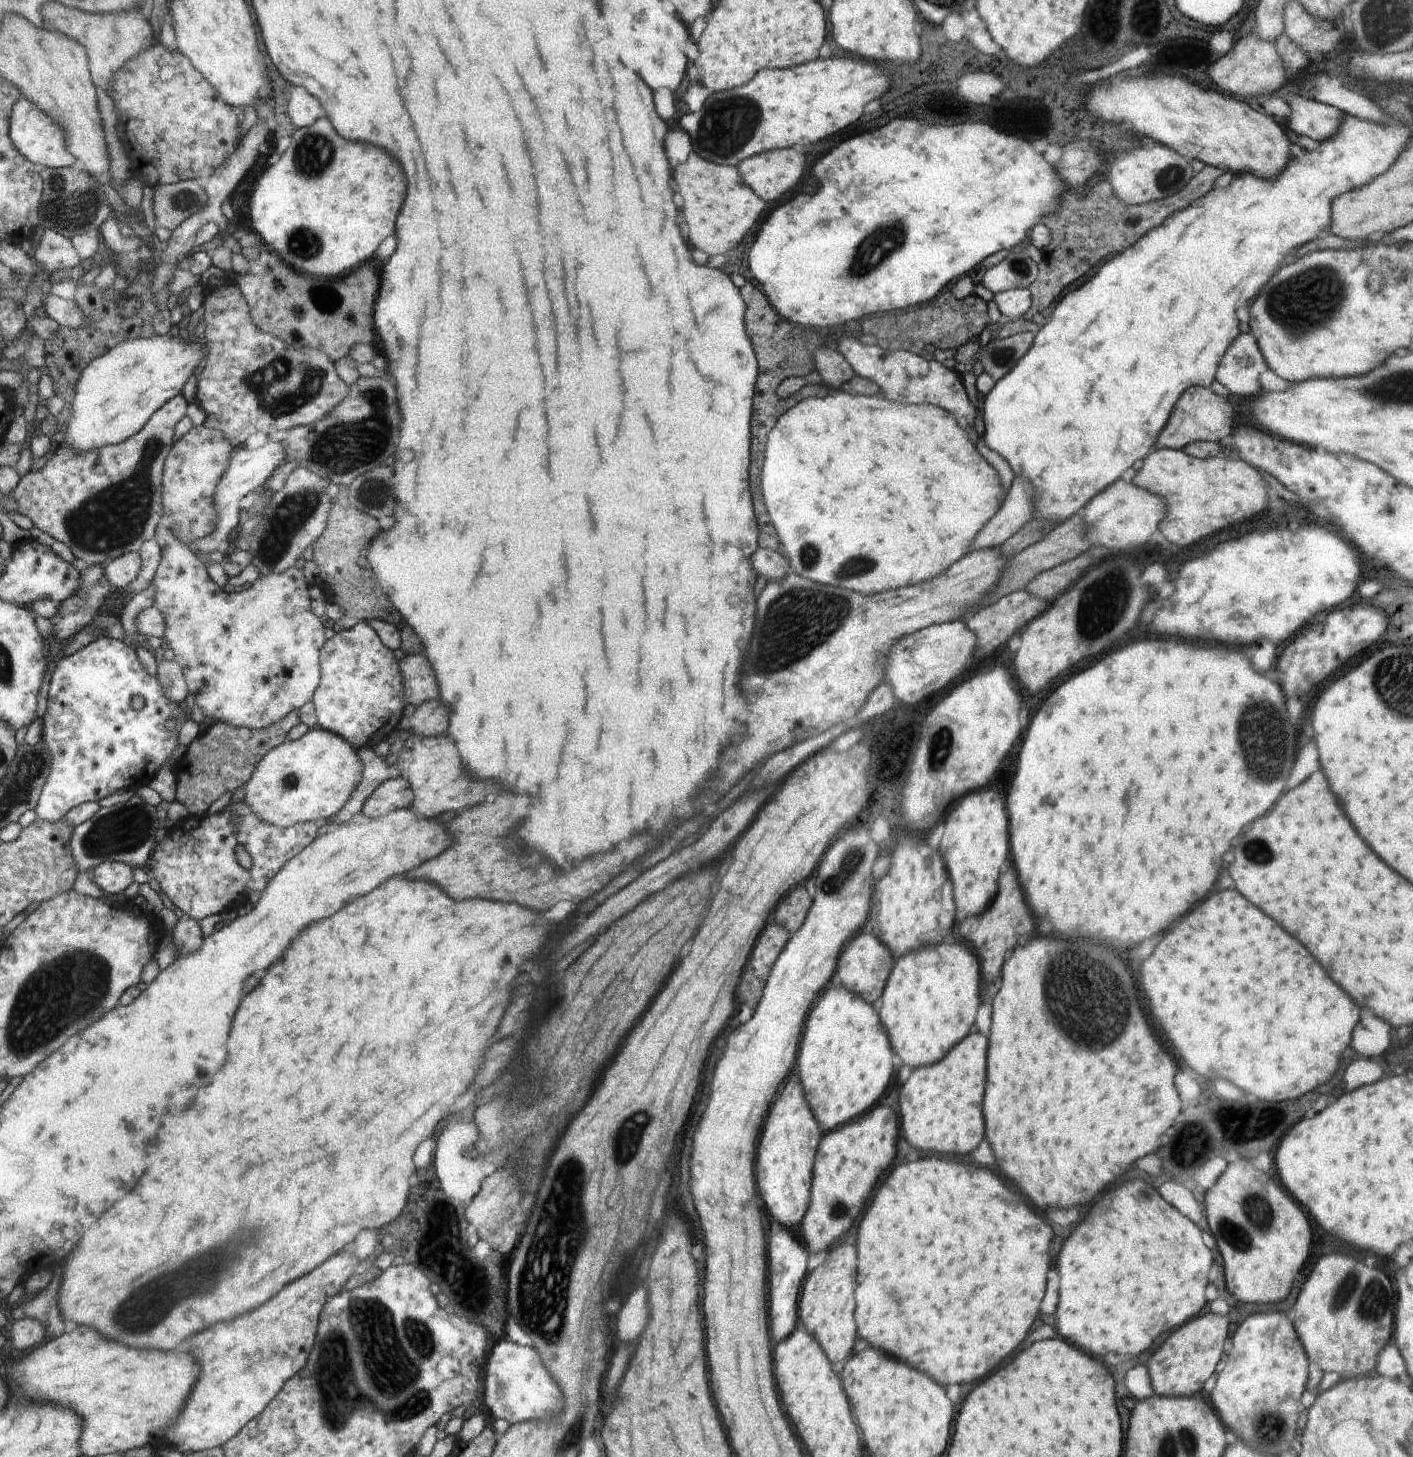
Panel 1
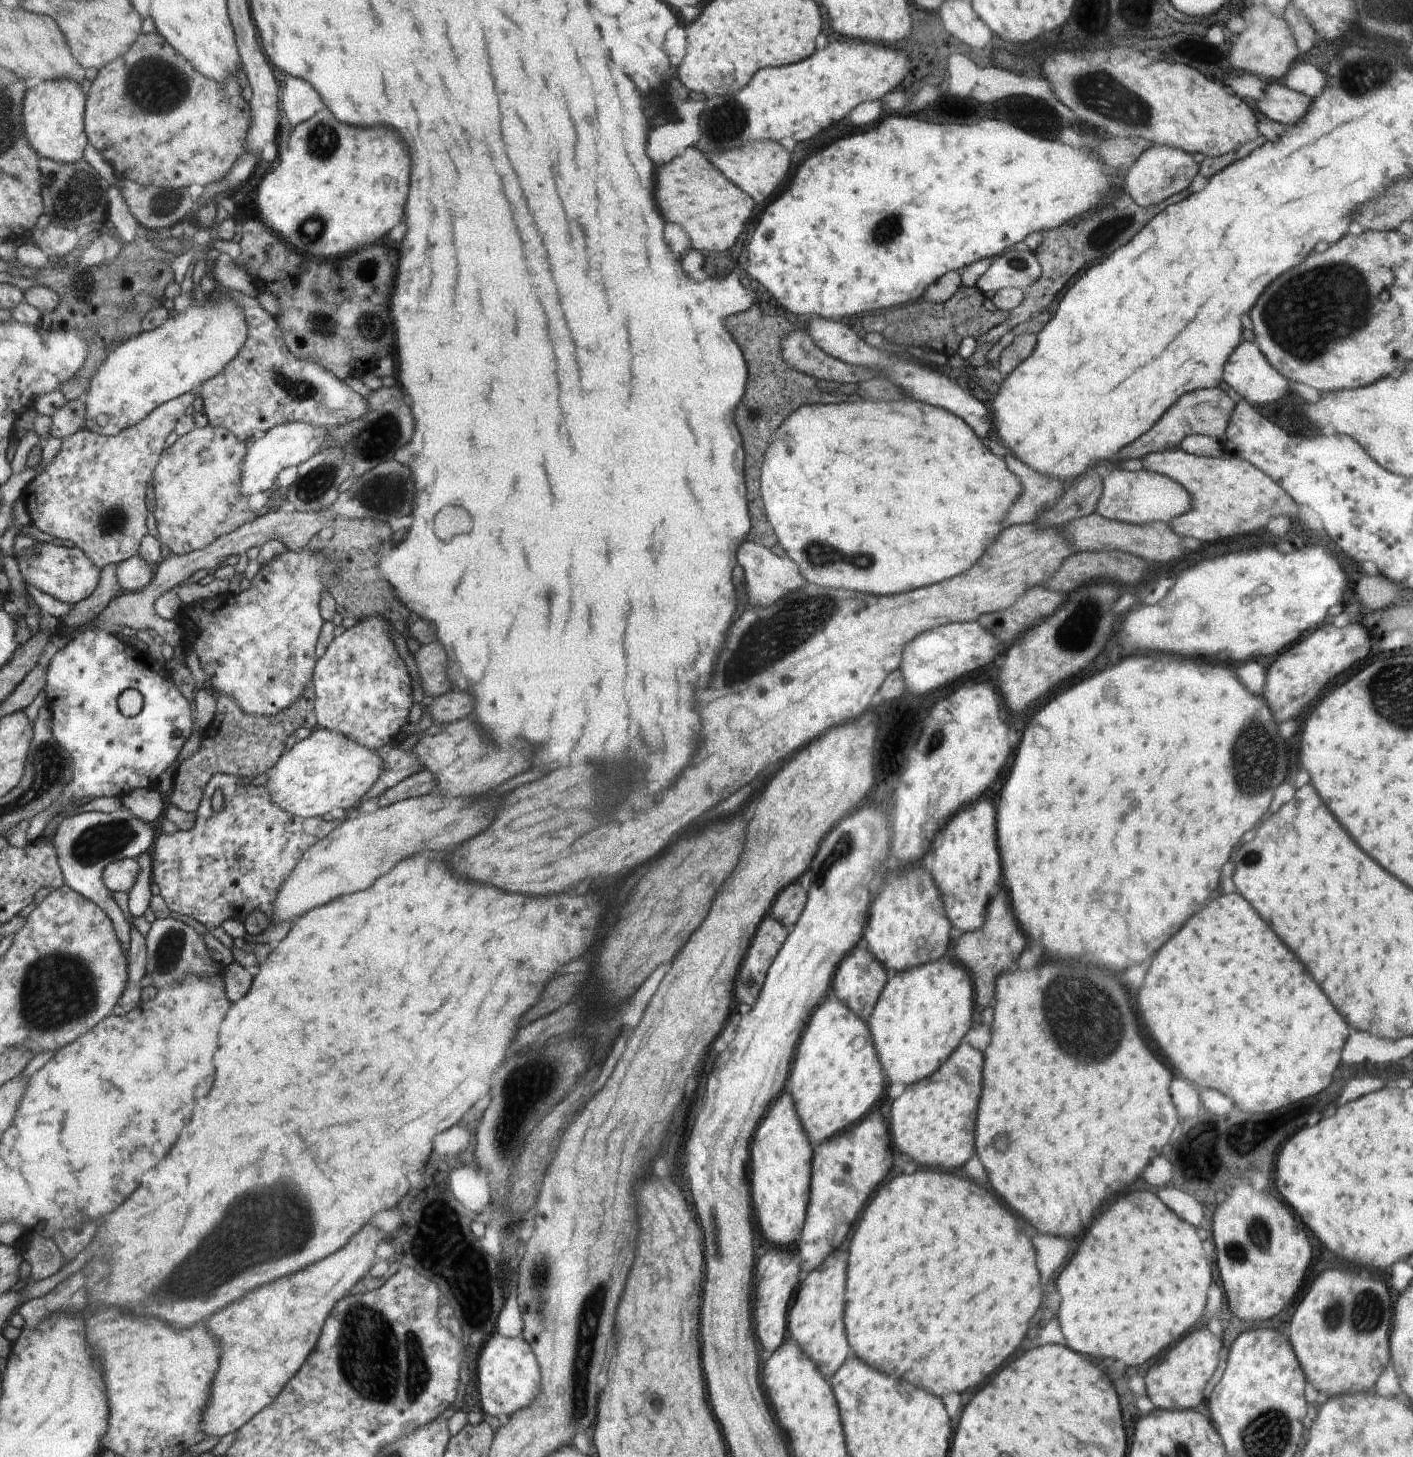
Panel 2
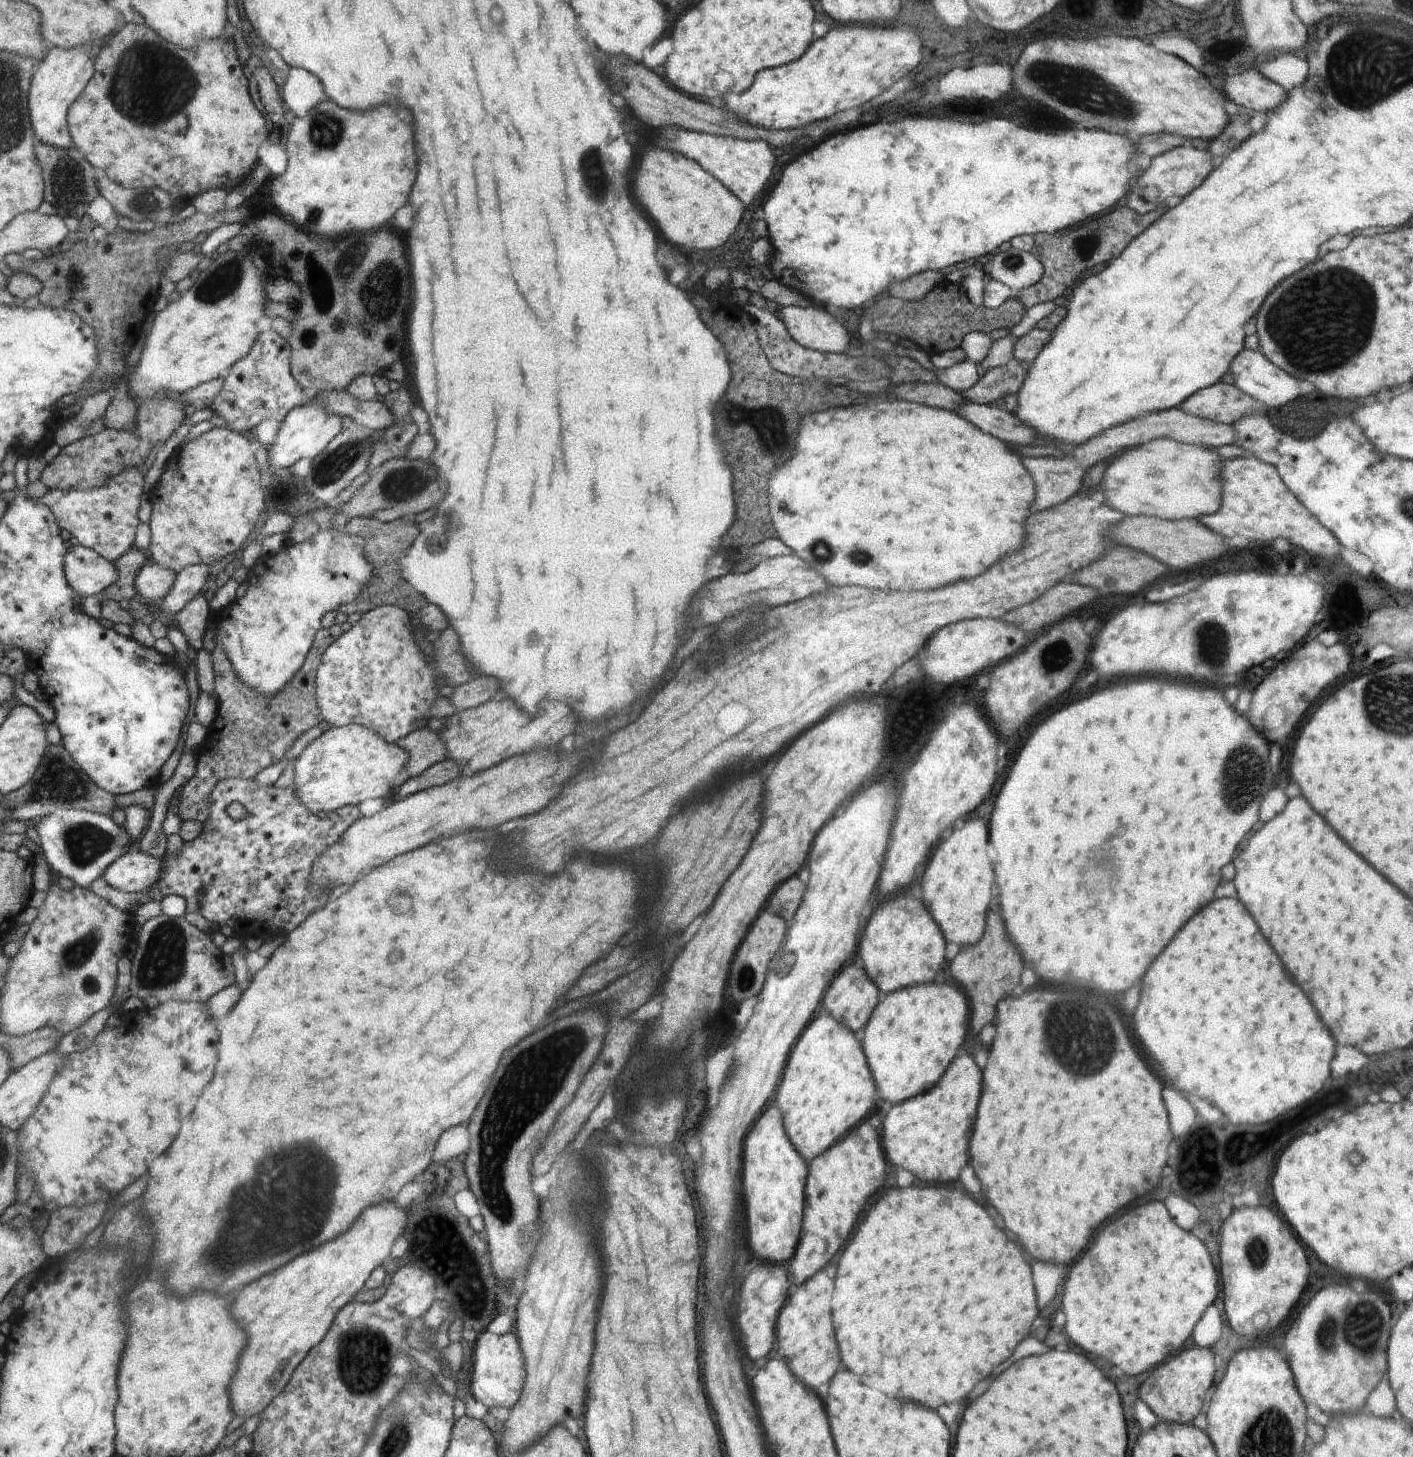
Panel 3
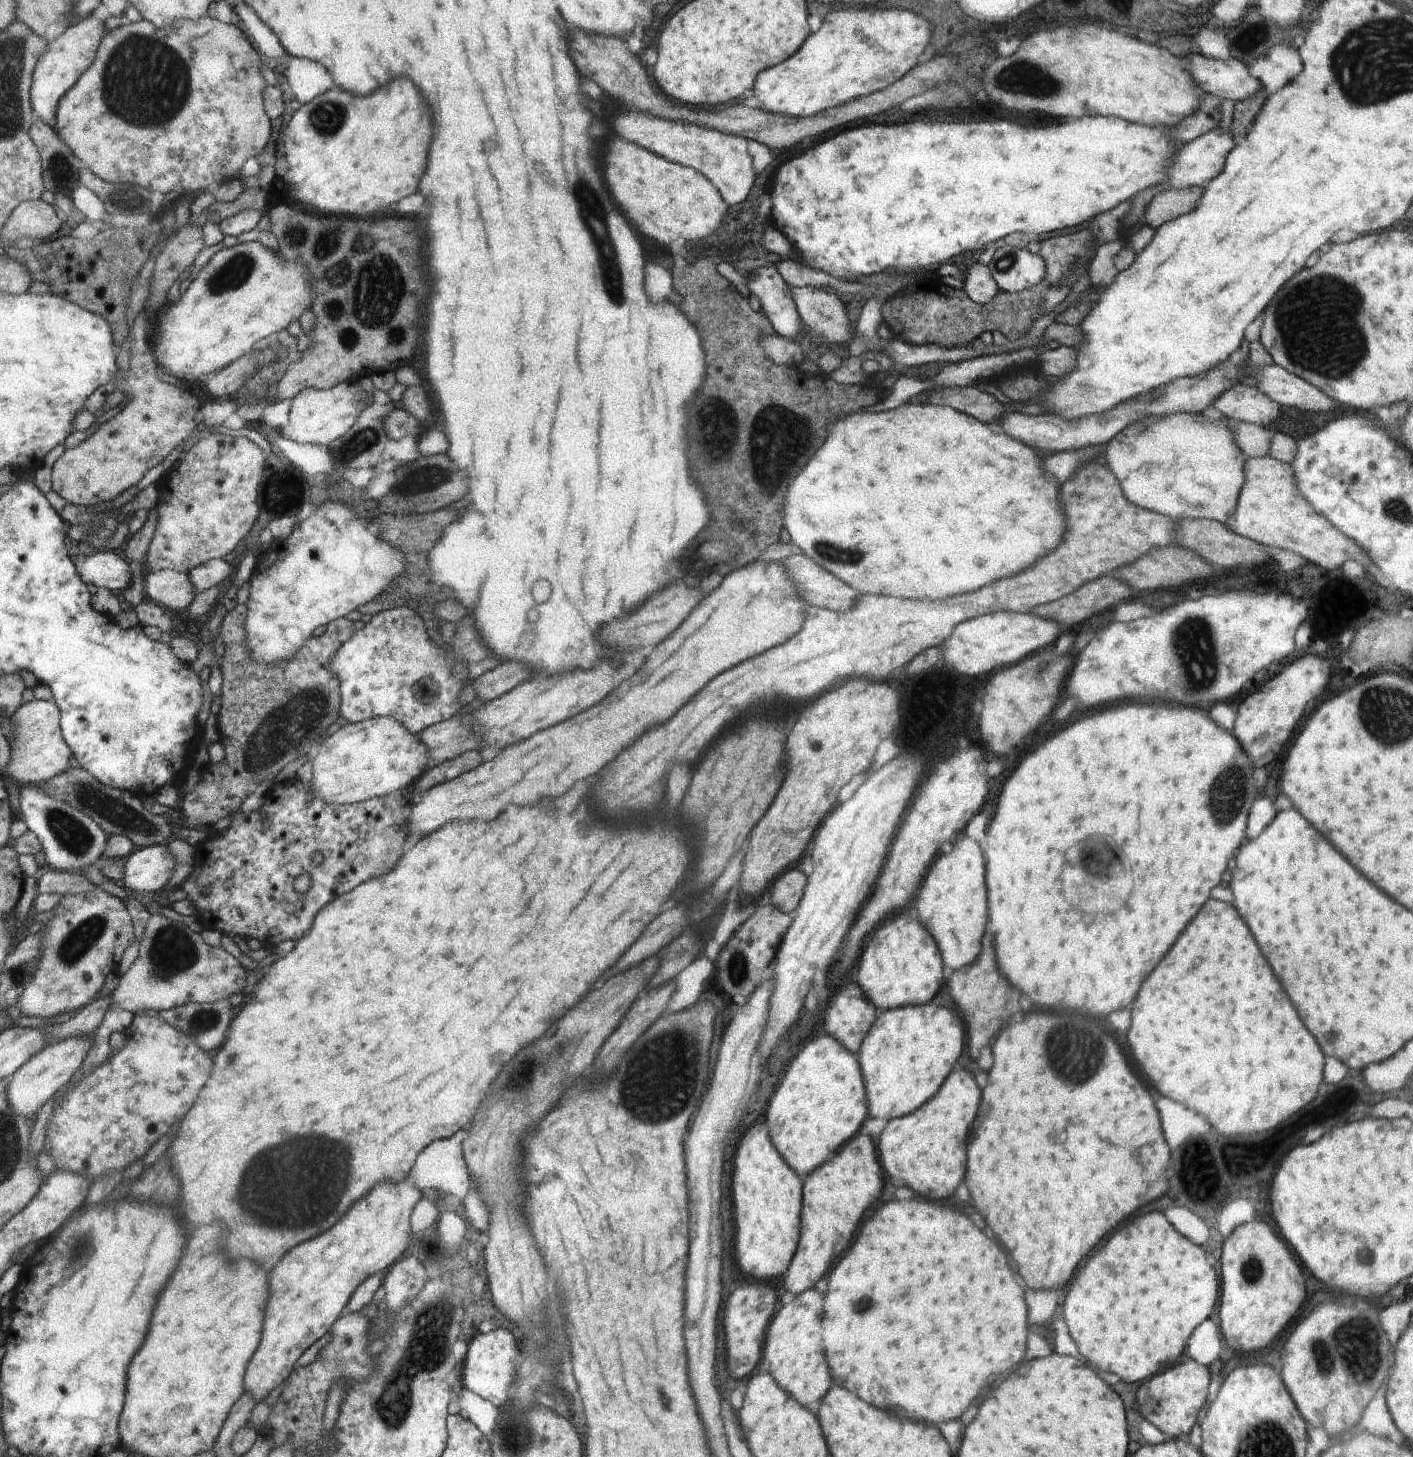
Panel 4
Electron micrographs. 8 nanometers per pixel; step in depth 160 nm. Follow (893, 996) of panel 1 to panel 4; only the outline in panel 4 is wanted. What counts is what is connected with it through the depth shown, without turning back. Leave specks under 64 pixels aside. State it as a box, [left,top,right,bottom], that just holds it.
[858,1000,965,1121]

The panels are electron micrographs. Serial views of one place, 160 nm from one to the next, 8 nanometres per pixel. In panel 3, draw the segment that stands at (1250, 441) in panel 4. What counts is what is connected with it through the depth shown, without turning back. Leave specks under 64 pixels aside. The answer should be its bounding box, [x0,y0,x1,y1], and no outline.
[1022,407,1239,512]

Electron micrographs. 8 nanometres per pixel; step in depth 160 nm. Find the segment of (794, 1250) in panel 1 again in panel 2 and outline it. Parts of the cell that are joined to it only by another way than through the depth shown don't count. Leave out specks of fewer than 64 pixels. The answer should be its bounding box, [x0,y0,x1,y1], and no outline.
[754,1248,800,1352]

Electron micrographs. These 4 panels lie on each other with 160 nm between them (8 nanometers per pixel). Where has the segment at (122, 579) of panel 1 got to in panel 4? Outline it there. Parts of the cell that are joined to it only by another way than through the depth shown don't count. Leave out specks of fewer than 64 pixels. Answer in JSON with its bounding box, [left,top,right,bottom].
[144,569,198,610]

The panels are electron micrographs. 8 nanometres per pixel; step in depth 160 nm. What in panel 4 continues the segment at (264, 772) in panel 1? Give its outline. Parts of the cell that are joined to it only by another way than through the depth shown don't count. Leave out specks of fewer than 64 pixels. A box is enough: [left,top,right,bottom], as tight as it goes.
[309,718,428,805]

